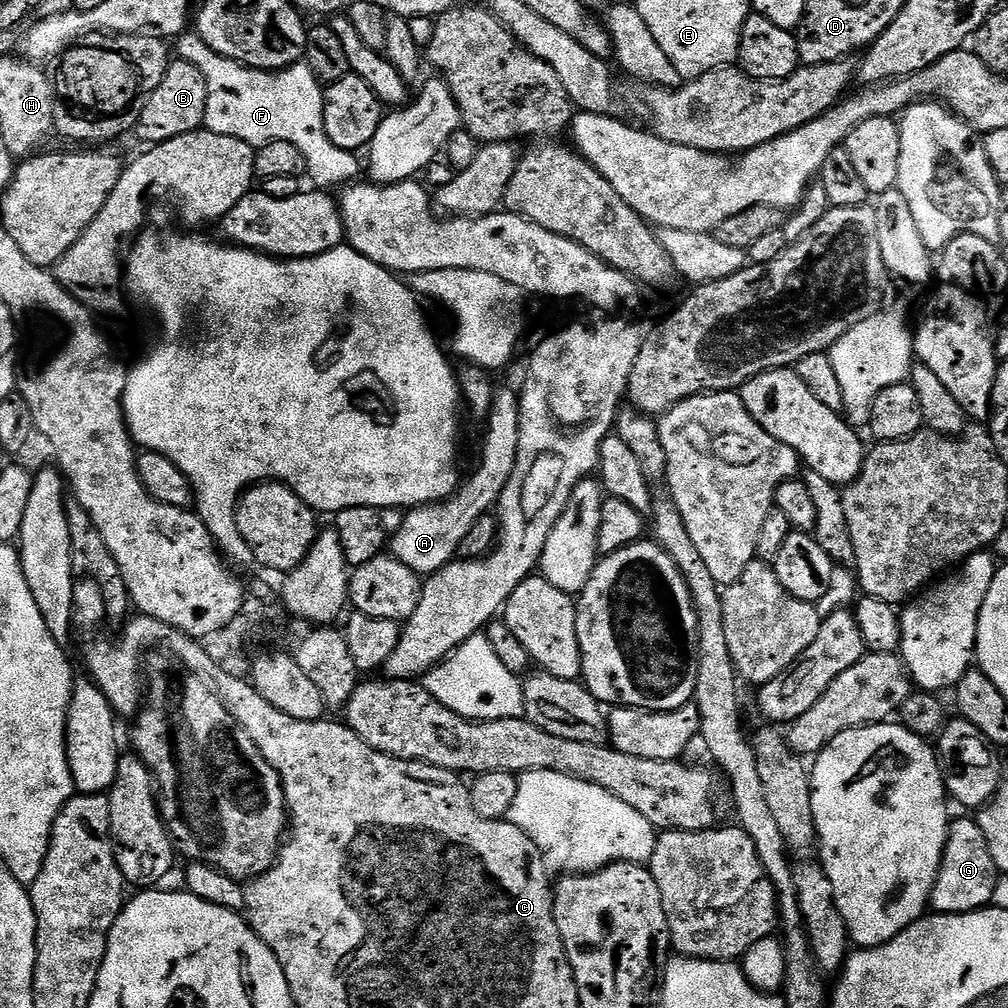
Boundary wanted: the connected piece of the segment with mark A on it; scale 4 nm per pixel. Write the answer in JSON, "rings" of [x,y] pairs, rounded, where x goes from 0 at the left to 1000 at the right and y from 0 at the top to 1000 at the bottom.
{"rings":[[[500,385],[491,390],[488,394],[488,408],[484,410],[482,414],[482,420],[484,420],[484,426],[480,429],[480,445],[476,448],[476,465],[469,470],[468,473],[463,473],[462,479],[459,481],[458,486],[453,487],[451,490],[444,493],[443,496],[436,500],[423,500],[415,504],[411,504],[401,509],[401,517],[399,522],[396,523],[393,529],[387,532],[387,550],[391,554],[395,554],[395,558],[399,558],[403,562],[407,562],[407,565],[411,565],[418,573],[424,573],[430,571],[435,565],[438,565],[443,562],[443,560],[449,559],[453,555],[454,549],[459,545],[460,536],[466,530],[466,526],[470,522],[470,518],[474,518],[474,514],[478,514],[481,510],[487,509],[489,505],[493,503],[496,499],[496,491],[498,486],[502,486],[502,478],[506,474],[506,470],[510,470],[510,462],[512,461],[512,455],[514,454],[514,431],[516,430],[516,395],[513,386]]]}

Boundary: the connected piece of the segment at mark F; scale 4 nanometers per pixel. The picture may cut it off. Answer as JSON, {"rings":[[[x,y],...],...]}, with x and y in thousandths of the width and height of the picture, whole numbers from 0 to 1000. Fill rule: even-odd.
{"rings":[[[193,30],[184,31],[181,40],[182,43],[185,42],[187,44],[180,46],[179,52],[177,52],[178,59],[188,62],[192,65],[196,65],[196,69],[200,69],[200,73],[204,73],[204,89],[206,90],[206,100],[204,101],[204,113],[202,114],[201,126],[205,128],[205,130],[211,131],[212,133],[224,133],[228,137],[240,137],[240,141],[244,141],[252,148],[264,145],[268,141],[292,141],[292,145],[296,145],[296,149],[300,149],[300,157],[304,157],[304,165],[306,166],[306,170],[304,172],[305,178],[310,178],[311,181],[313,182],[311,184],[317,188],[333,188],[338,185],[344,185],[350,182],[350,180],[356,176],[353,174],[355,174],[356,171],[359,171],[358,156],[352,151],[344,151],[335,145],[331,145],[331,141],[327,141],[327,133],[323,133],[323,125],[321,124],[322,88],[319,86],[317,80],[312,77],[312,73],[306,67],[305,63],[299,62],[297,63],[290,63],[286,67],[279,67],[277,69],[263,69],[260,67],[247,67],[239,63],[237,60],[223,60],[218,58],[213,61],[215,63],[214,68],[211,69],[210,60],[212,61],[212,53],[210,49],[206,48],[201,42],[199,42],[198,35],[196,35]]]}

